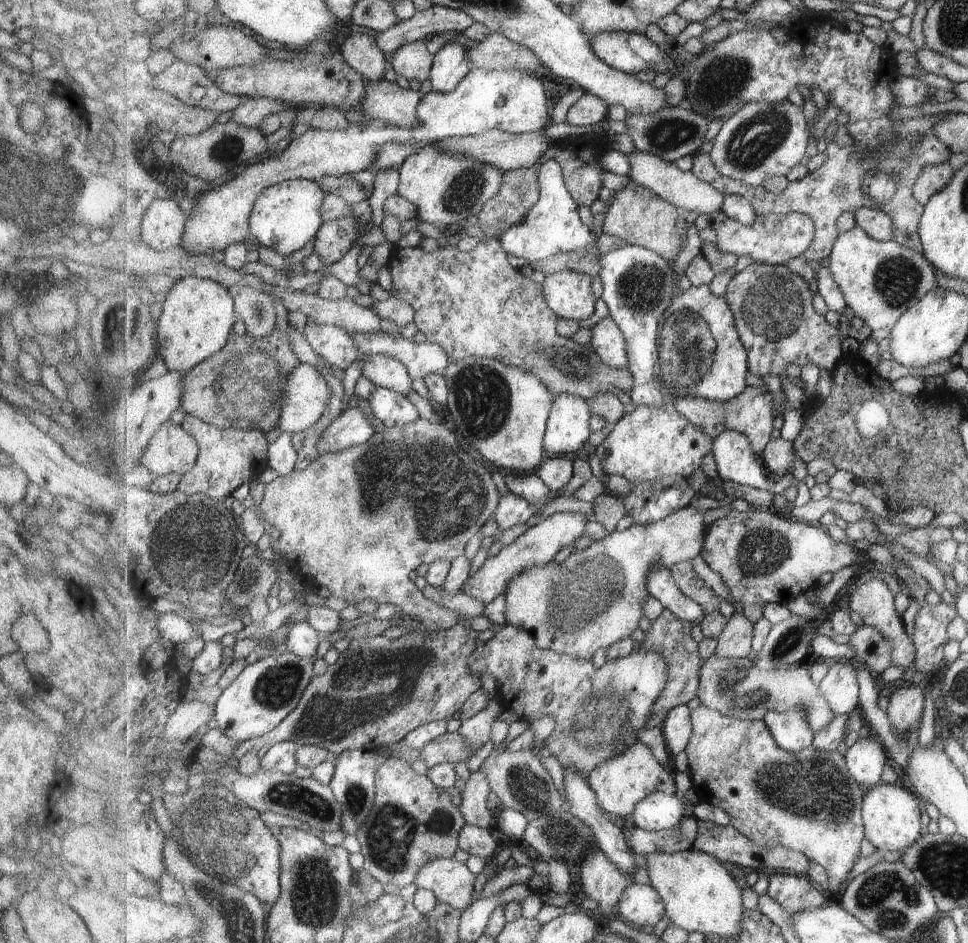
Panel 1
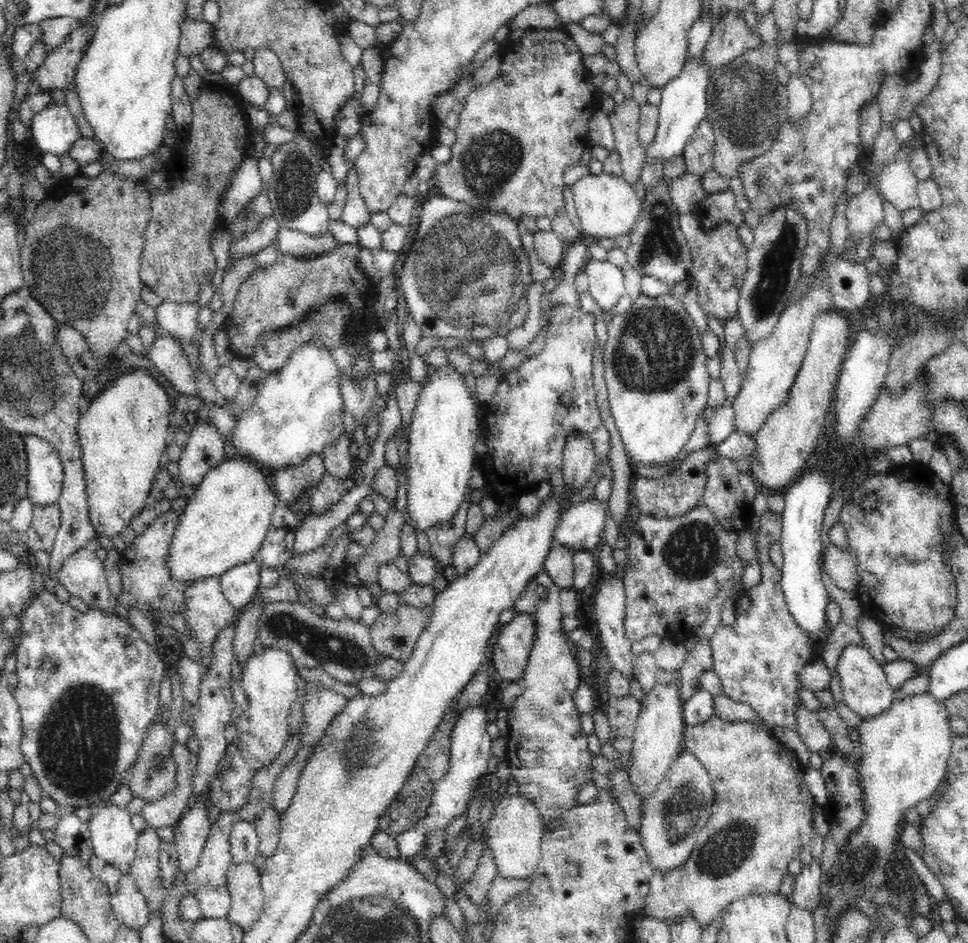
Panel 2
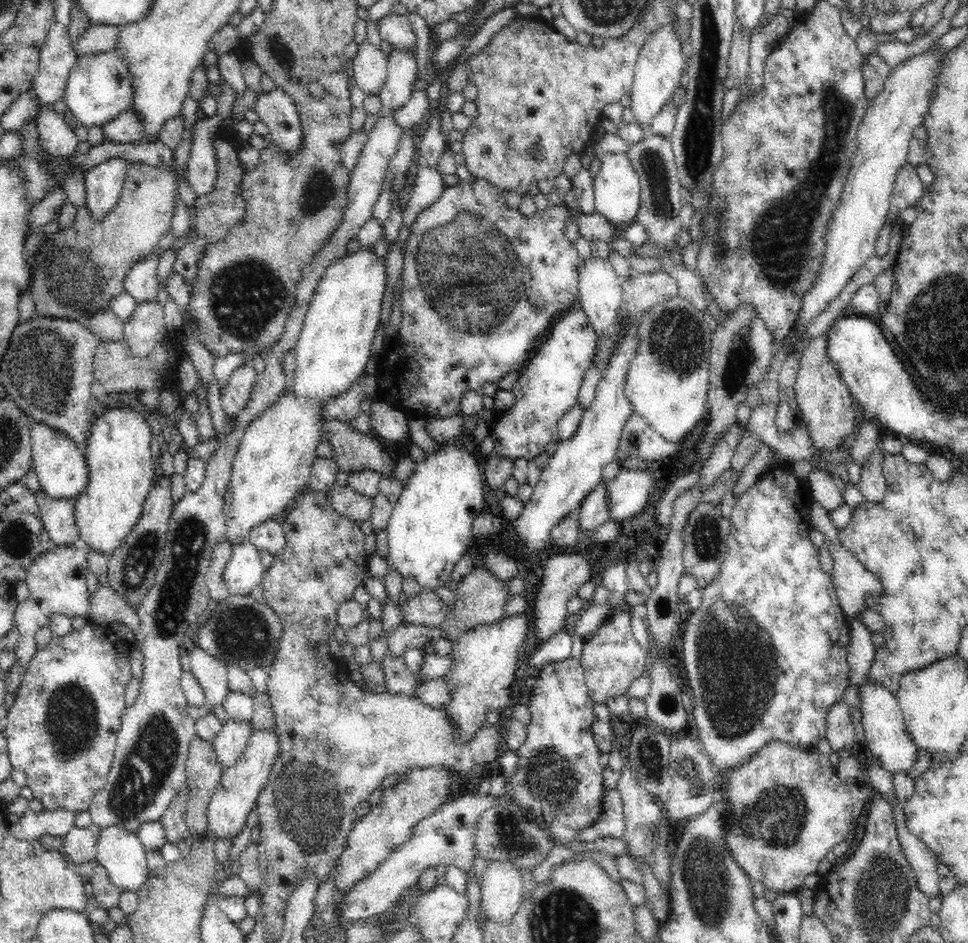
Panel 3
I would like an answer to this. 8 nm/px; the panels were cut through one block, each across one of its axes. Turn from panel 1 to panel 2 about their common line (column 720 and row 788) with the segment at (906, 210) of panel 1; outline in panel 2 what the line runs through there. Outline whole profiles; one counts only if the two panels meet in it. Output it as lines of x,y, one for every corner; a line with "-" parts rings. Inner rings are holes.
176,742
171,757
176,765
174,786
158,800
145,803
141,816
147,821
147,827
175,828
188,810
197,756
185,744

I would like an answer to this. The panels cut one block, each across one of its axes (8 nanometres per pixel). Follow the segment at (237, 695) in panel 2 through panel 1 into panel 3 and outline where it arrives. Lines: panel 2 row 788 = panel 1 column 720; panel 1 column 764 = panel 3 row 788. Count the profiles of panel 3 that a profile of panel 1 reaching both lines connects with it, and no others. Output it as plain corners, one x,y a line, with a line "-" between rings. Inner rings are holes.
276,726
251,728
246,746
236,762
236,766
232,766
222,773
220,782
216,785
210,803
208,803
207,825
217,839
235,838
242,833
250,812
257,806
258,795
268,782
270,771
279,754
280,737

